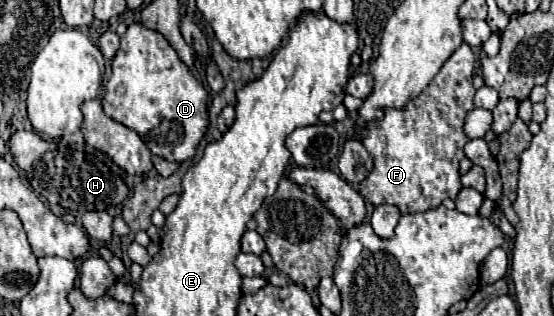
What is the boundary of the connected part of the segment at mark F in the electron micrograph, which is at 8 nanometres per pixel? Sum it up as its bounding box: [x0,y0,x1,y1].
[354,44,476,214]

